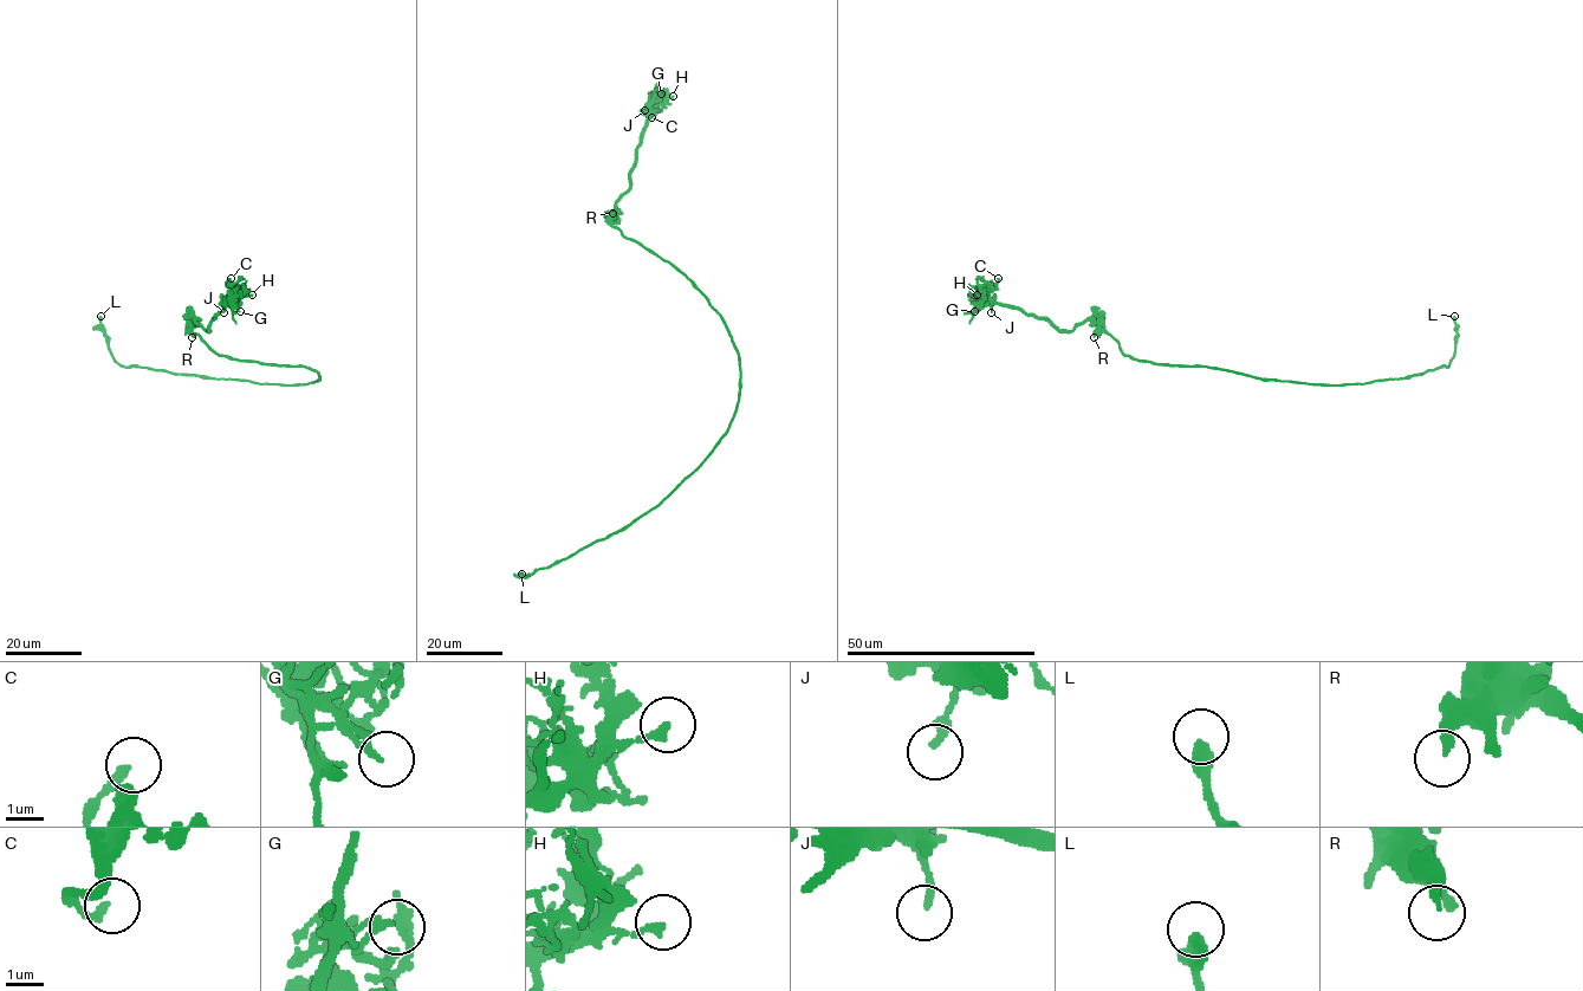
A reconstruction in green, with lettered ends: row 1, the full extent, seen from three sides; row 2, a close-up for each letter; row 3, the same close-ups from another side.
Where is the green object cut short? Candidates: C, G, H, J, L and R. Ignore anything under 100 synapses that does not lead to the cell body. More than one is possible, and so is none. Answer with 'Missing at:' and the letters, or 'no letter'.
Missing at: no letter

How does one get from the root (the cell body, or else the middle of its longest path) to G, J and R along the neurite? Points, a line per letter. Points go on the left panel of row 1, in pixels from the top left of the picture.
G: (317, 373), (305, 367), (218, 355), (190, 330), (194, 319), (208, 331), (226, 304), (240, 311)
J: (317, 373), (305, 367), (218, 355), (190, 326), (194, 319), (208, 331), (208, 324), (228, 304), (224, 312)
R: (317, 373), (305, 367), (231, 358), (215, 352), (190, 330), (192, 337)

